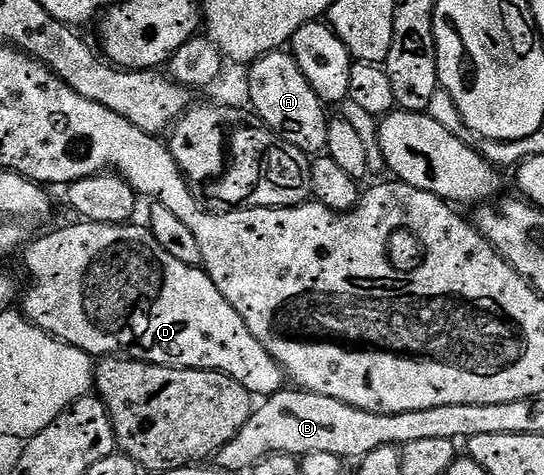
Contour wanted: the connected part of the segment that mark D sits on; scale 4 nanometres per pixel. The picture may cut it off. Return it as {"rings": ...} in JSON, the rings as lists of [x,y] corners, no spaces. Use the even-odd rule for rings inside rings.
{"rings":[[[78,221],[75,224],[75,227],[62,227],[25,248],[30,292],[27,295],[25,292],[20,307],[31,323],[92,357],[125,353],[131,359],[165,367],[222,371],[240,381],[254,397],[269,397],[283,390],[282,366],[252,337],[240,313],[224,301],[220,289],[216,289],[202,267],[189,267],[184,261],[176,261],[156,241],[149,226],[134,227],[133,222],[104,225]]]}

